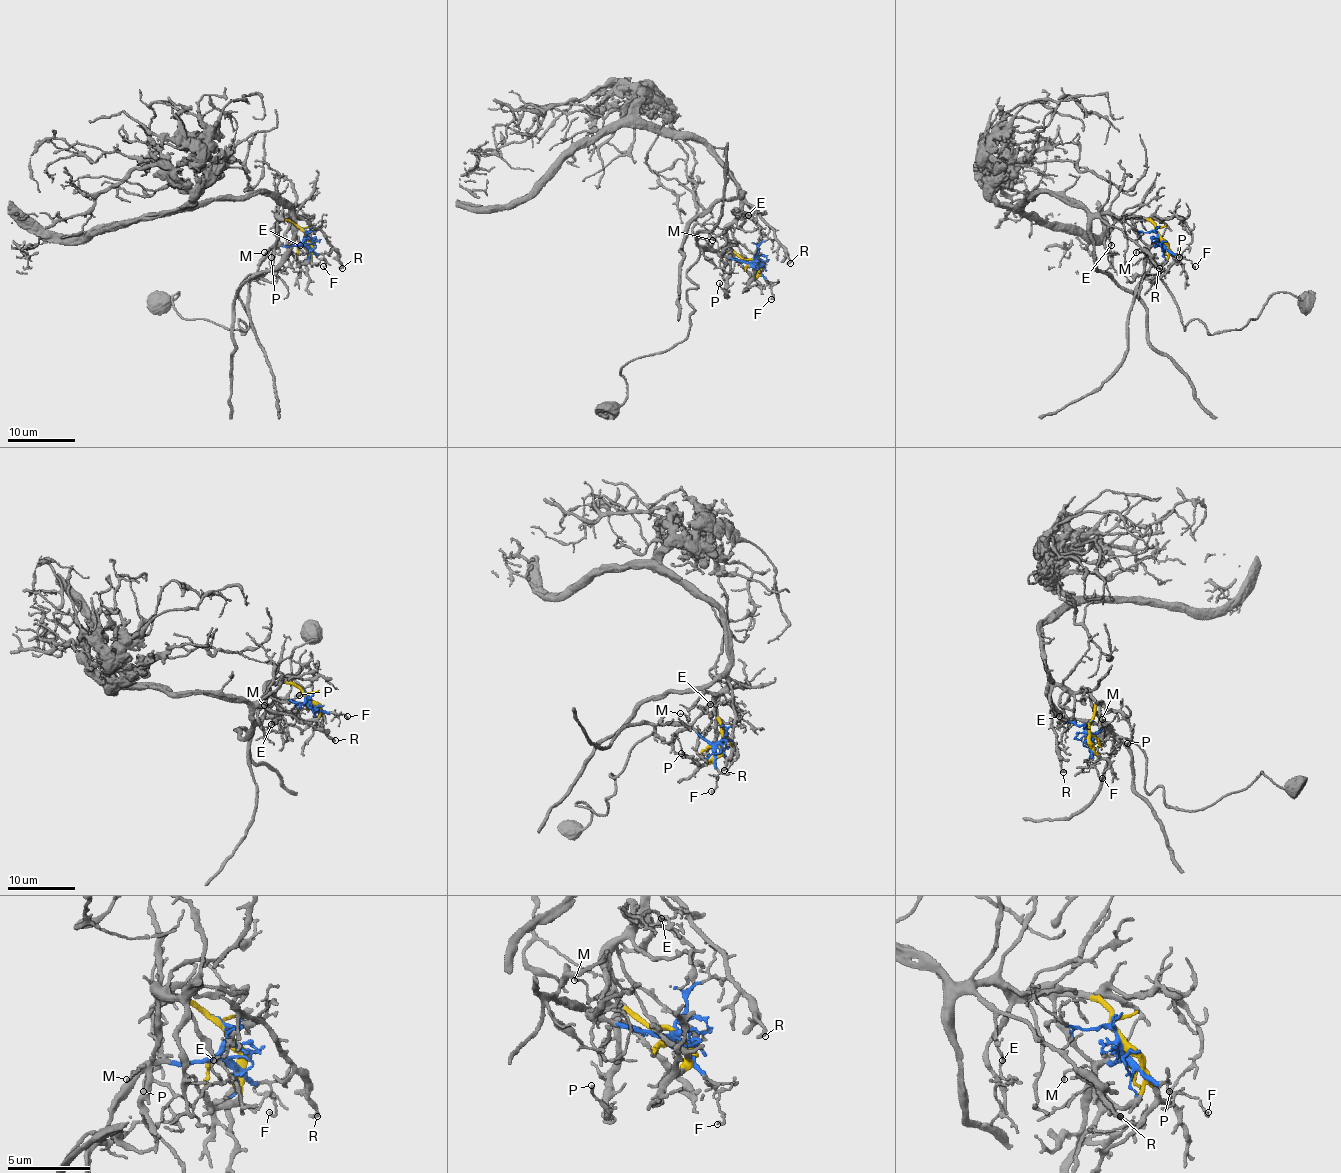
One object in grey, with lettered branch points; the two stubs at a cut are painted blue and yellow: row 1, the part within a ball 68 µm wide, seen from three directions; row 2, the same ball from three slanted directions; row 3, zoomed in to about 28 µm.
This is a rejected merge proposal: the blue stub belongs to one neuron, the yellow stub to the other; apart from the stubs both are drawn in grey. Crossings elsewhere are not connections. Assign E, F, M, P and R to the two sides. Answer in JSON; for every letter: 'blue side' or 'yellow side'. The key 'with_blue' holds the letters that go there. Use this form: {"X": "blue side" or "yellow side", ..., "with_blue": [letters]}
{"E": "yellow side", "F": "blue side", "M": "blue side", "P": "yellow side", "R": "yellow side", "with_blue": ["F", "M"]}

